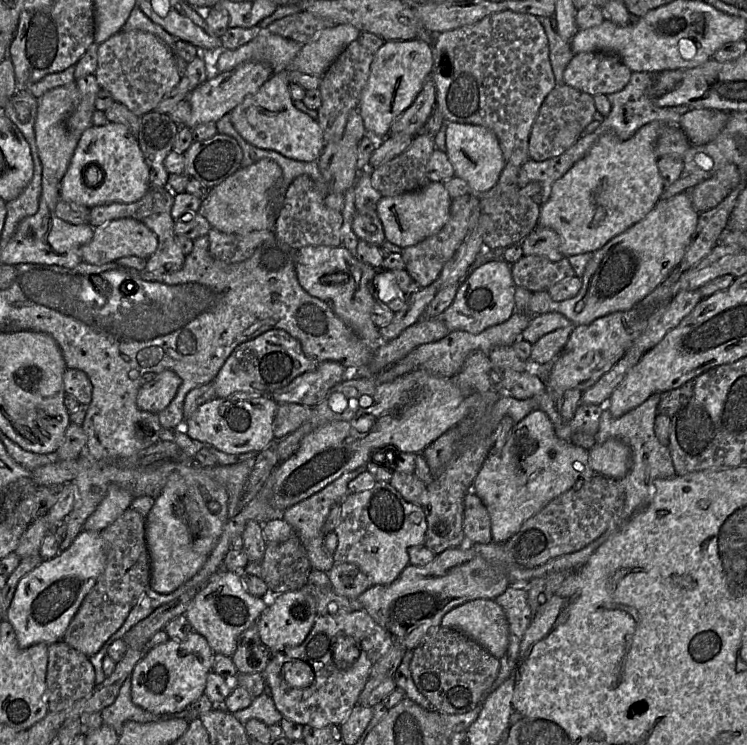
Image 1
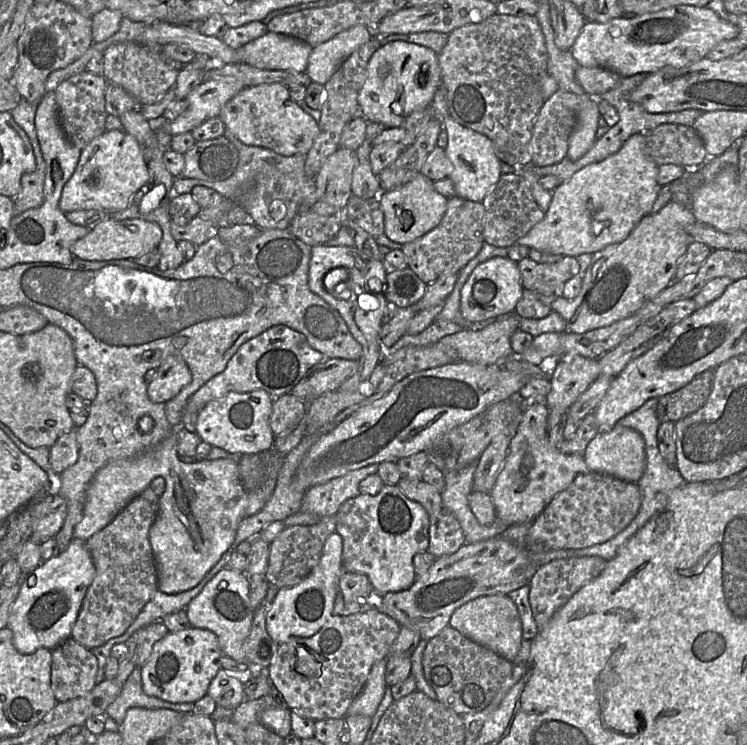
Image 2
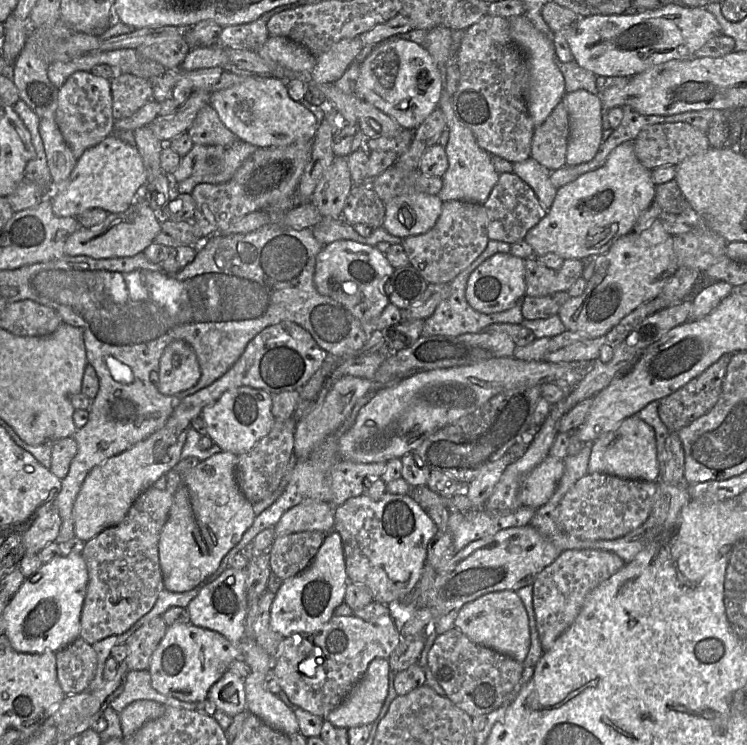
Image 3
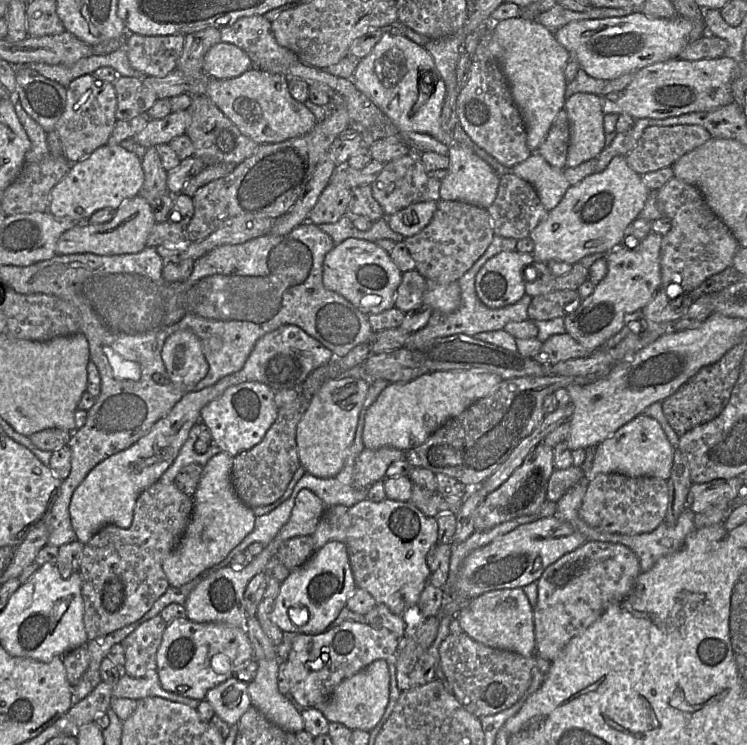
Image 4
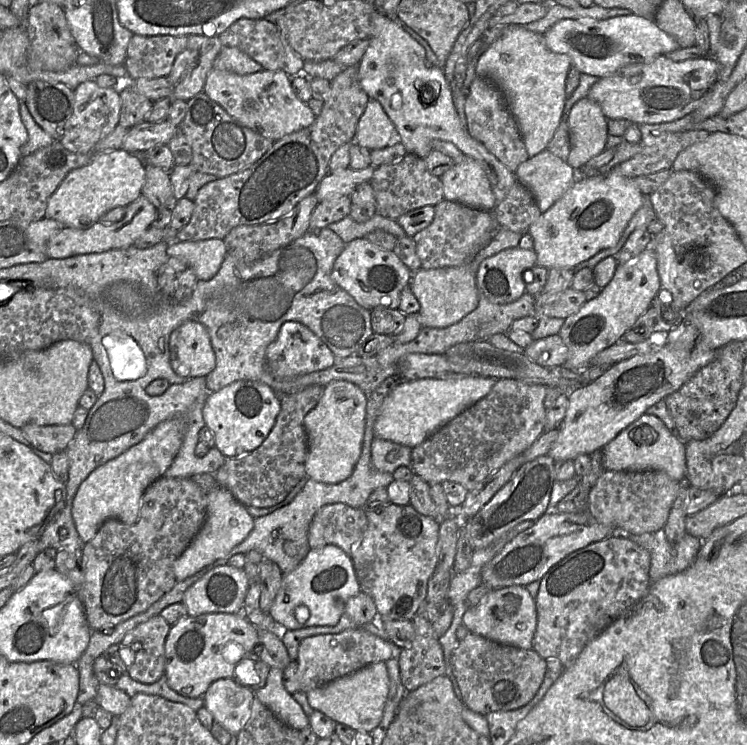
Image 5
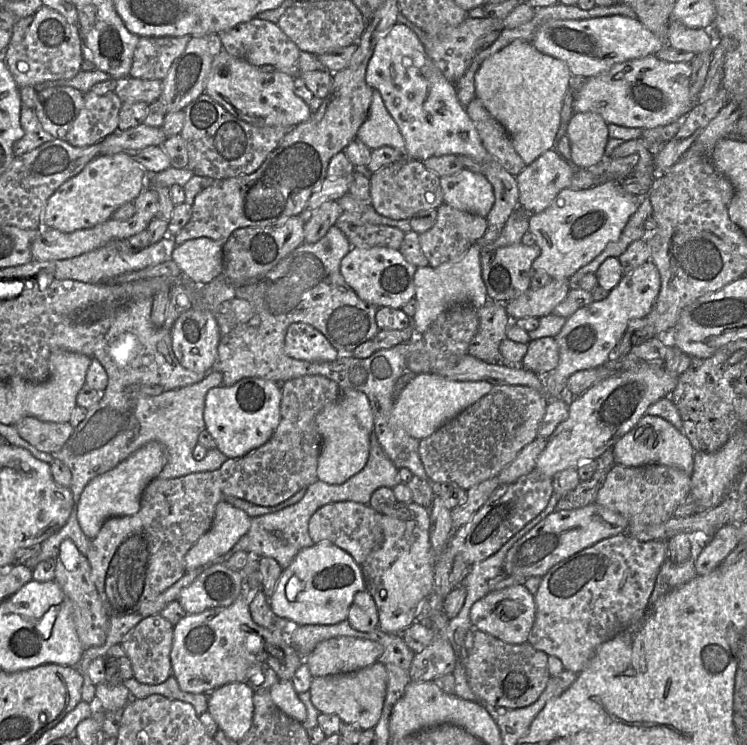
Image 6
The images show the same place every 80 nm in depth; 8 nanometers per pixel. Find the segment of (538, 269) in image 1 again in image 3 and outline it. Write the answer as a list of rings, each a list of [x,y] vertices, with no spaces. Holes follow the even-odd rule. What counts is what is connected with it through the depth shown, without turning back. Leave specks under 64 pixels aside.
[[[529,257],[525,259],[525,293],[539,297],[567,291],[583,272],[584,265],[579,259],[564,259],[559,269],[551,269],[535,257]]]

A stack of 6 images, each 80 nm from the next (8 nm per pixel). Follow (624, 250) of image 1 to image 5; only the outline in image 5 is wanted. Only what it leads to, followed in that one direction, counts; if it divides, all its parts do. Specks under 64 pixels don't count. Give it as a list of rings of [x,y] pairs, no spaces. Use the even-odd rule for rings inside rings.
[[[651,246],[631,260],[618,263],[612,280],[602,288],[600,294],[564,319],[558,333],[568,348],[568,358],[563,366],[571,371],[581,371],[588,367],[596,354],[622,339],[636,319],[649,308],[659,288],[657,257]]]

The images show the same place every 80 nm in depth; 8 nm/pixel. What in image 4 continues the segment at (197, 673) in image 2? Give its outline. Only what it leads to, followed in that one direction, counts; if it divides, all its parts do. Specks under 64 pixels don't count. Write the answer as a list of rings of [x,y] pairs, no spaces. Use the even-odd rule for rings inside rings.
[[[176,619],[167,625],[156,655],[156,671],[164,690],[183,697],[205,700],[207,692],[244,667],[245,661],[255,659],[245,627],[224,623],[197,623]]]

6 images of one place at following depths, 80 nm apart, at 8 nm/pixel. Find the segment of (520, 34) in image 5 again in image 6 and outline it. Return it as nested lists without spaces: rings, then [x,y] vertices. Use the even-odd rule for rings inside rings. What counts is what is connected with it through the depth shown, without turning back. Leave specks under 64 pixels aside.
[[[521,39],[487,58],[476,72],[476,97],[506,129],[526,165],[556,147],[561,111],[571,78],[570,68],[564,61],[538,51],[531,42]]]

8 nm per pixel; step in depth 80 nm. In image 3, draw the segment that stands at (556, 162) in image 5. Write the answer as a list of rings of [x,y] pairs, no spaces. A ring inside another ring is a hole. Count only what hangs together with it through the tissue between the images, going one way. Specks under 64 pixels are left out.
[[[529,157],[522,162],[513,163],[513,173],[526,182],[536,194],[539,202],[548,212],[551,208],[557,188],[551,183],[551,171]]]

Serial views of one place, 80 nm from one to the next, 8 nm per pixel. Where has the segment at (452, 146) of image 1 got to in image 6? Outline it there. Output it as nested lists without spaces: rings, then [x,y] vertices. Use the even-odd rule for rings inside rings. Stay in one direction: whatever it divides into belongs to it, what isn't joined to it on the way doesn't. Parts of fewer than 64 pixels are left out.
[[[462,169],[441,178],[444,203],[461,211],[487,218],[495,203],[493,186],[481,173]]]

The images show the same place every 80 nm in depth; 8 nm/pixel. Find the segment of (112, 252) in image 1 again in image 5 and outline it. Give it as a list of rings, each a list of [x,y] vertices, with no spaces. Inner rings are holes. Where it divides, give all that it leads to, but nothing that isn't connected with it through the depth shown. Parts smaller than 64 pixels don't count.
[[[140,195],[136,200],[126,206],[124,217],[111,224],[96,222],[86,229],[63,227],[48,241],[46,254],[49,259],[63,259],[72,256],[102,253],[112,249],[125,249],[133,246],[134,242],[151,226],[156,217],[157,209],[144,196]]]

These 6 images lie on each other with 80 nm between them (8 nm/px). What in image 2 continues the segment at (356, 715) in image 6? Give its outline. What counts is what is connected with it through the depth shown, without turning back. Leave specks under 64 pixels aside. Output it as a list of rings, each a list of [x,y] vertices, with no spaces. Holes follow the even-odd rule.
[[[386,659],[378,660],[373,664],[365,687],[349,706],[346,716],[373,717],[386,691],[386,666]]]

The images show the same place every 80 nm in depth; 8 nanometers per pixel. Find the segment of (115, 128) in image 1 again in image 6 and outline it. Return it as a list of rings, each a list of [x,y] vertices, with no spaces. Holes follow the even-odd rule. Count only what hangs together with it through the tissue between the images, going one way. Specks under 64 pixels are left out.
[[[128,154],[98,155],[50,196],[43,214],[43,228],[73,232],[105,222],[118,208],[133,202],[148,187],[146,176],[141,164]]]

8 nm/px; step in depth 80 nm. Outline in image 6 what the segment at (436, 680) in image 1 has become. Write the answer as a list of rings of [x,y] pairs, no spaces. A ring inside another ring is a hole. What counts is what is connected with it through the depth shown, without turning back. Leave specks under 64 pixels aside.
[[[474,630],[473,637],[473,648],[468,650],[466,675],[470,688],[479,699],[478,703],[510,709],[523,708],[534,703],[544,691],[550,678],[549,655],[536,650],[529,642],[510,644],[479,630]]]

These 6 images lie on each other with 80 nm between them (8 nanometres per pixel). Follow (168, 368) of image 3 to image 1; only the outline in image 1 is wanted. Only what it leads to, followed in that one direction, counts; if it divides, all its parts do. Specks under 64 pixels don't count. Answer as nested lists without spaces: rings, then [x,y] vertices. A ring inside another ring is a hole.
[[[164,370],[152,381],[141,386],[137,394],[137,406],[152,413],[160,413],[174,399],[181,378],[172,370]]]

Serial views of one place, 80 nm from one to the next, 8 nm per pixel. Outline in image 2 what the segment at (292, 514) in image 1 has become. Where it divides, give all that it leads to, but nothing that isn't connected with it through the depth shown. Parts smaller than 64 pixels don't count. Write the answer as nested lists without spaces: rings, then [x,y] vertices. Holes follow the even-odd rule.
[[[371,464],[308,489],[300,511],[313,513],[321,518],[334,516],[348,499],[361,494],[360,482],[369,475],[377,474],[378,464]]]

